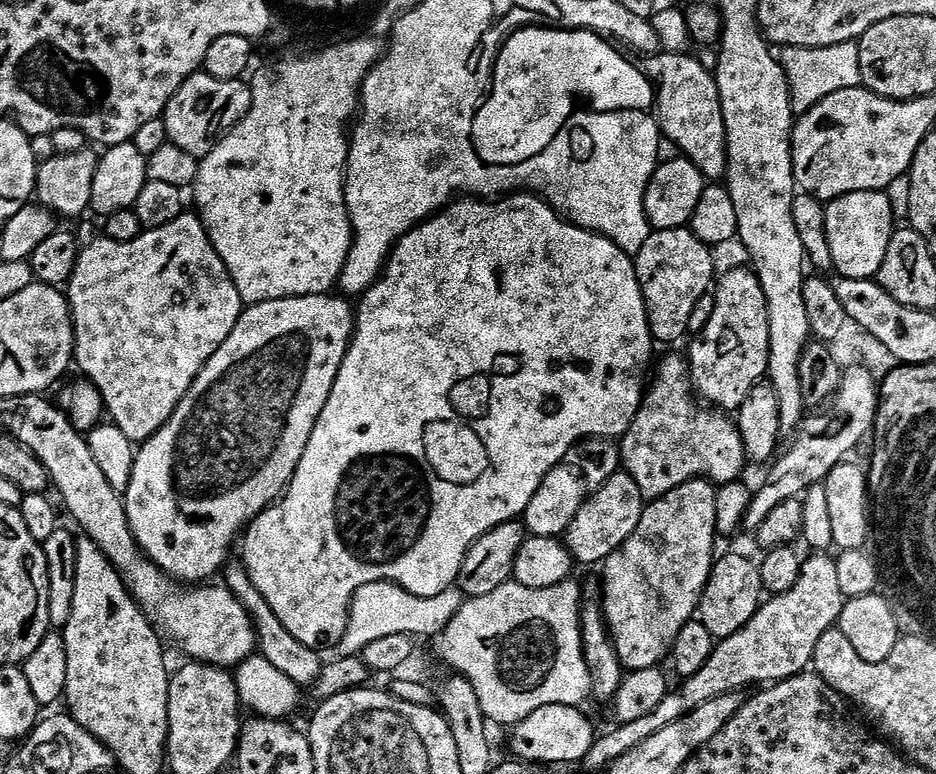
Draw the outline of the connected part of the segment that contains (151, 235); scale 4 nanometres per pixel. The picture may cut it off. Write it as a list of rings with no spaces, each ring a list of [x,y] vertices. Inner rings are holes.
[[[196,214],[179,216],[170,226],[162,226],[139,233],[137,240],[128,240],[123,244],[120,240],[111,240],[108,236],[100,236],[87,245],[81,247],[80,259],[76,262],[76,269],[72,271],[72,278],[66,288],[66,295],[72,310],[72,322],[76,330],[76,350],[74,364],[85,372],[87,379],[100,391],[100,397],[104,400],[104,407],[111,423],[126,434],[133,442],[145,442],[163,428],[176,412],[184,397],[192,388],[200,372],[212,361],[212,355],[228,341],[232,332],[240,320],[240,314],[246,305],[244,299],[238,294],[238,286],[230,278],[226,270],[226,262],[216,253],[208,232],[204,228],[204,221]]]

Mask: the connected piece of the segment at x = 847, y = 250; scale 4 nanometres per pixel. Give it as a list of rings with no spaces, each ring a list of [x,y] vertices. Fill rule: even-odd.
[[[887,191],[855,192],[831,201],[827,205],[826,232],[830,242],[832,267],[848,279],[870,280],[879,277],[880,267],[886,262],[892,234],[898,221],[892,217],[892,200]]]

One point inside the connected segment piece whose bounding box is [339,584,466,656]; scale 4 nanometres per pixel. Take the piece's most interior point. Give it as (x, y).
(380, 610)

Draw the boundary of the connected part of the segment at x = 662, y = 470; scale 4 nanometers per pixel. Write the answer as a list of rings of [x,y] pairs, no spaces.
[[[668,356],[658,364],[655,365],[654,375],[647,385],[640,413],[619,441],[623,471],[632,476],[634,482],[638,482],[638,490],[642,490],[645,501],[648,502],[661,500],[670,490],[682,486],[688,480],[710,480],[717,486],[737,483],[743,477],[740,475],[744,472],[744,464],[749,463],[737,421],[723,411],[713,410],[703,403],[700,405],[692,401],[694,383],[689,361],[685,357],[683,360],[680,356]]]

